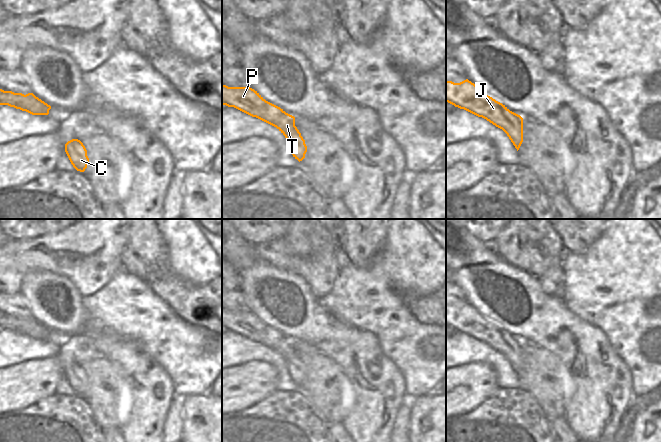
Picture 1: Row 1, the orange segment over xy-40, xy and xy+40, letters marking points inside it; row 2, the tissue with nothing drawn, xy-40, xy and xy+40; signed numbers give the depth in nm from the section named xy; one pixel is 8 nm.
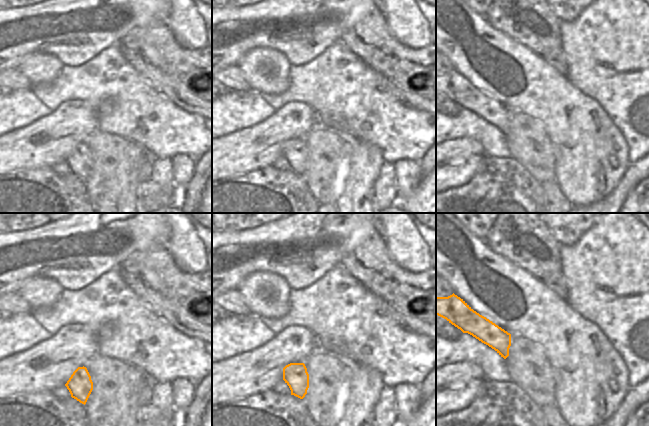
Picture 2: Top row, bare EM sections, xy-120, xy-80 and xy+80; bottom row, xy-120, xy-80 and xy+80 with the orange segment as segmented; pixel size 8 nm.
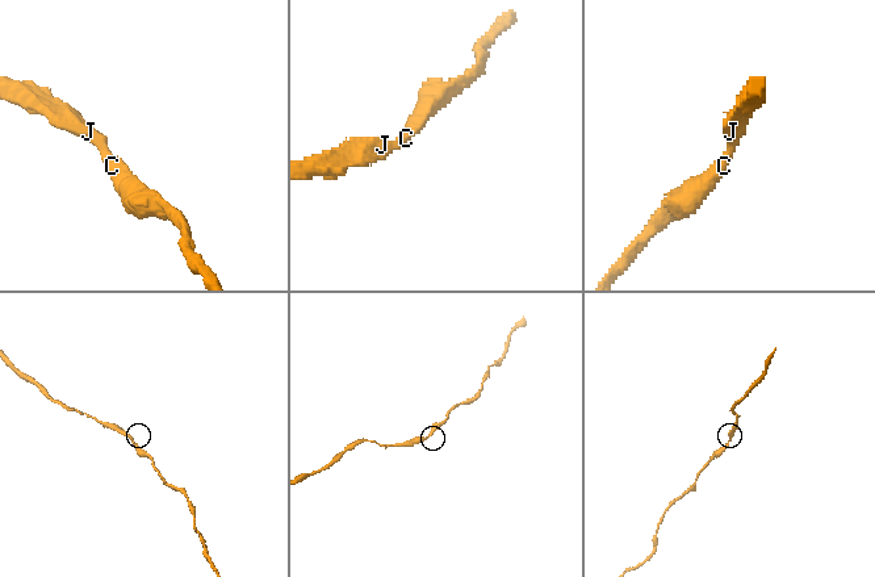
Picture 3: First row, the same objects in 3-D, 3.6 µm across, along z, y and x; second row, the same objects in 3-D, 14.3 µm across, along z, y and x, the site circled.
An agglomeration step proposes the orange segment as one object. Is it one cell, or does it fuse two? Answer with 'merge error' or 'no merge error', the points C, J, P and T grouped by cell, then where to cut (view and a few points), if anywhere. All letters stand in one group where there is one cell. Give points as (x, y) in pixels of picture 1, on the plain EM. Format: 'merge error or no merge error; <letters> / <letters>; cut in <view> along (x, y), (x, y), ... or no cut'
no merge error; C J P T; no cut

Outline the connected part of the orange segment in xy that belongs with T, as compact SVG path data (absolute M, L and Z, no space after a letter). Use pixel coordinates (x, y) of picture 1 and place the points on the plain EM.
M222 309L222 329L234 331L276 351L286 362L289 374L299 386L305 382L307 370L295 350L295 341L266 325L257 315L248 311Z

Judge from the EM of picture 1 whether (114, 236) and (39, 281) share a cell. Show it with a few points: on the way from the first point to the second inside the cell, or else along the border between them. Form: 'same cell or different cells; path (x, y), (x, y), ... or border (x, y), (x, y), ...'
different cells; border (30, 270), (49, 270), (65, 276), (74, 284)

